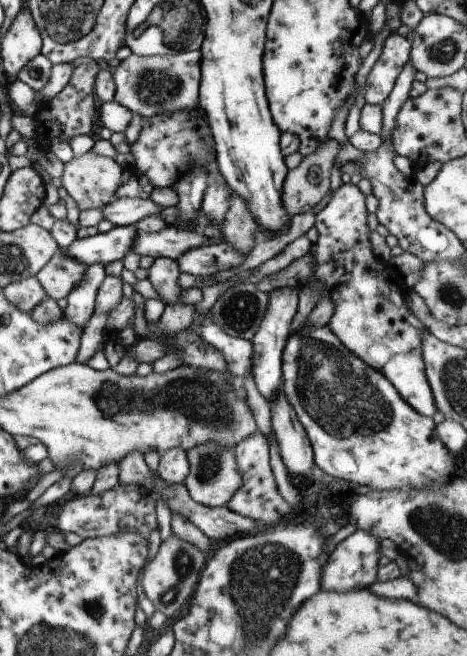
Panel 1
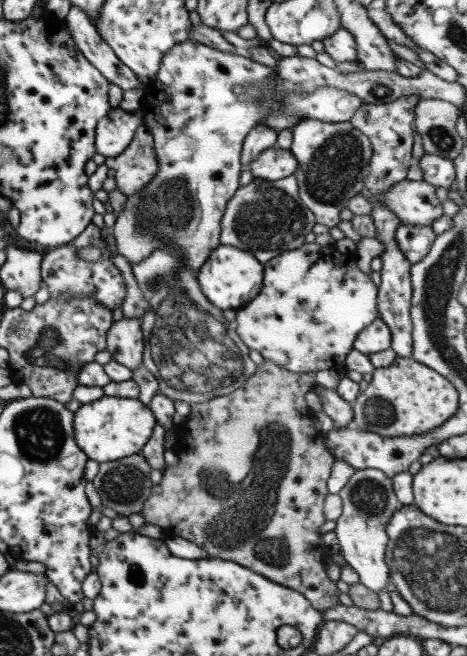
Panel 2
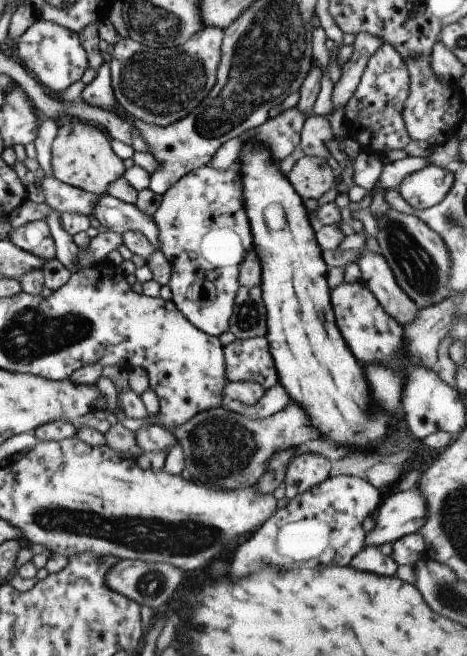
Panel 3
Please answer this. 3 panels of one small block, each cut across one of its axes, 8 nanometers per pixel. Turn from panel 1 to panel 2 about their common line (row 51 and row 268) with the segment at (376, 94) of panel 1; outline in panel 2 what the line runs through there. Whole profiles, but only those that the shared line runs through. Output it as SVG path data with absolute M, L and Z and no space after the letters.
M406 95L402 98L395 98L392 102L379 103L377 106L362 106L356 110L354 116L349 120L354 128L361 130L370 140L373 156L370 162L370 172L364 180L364 188L360 195L368 197L374 205L372 210L372 220L378 231L378 240L385 244L385 251L380 258L382 269L380 270L380 286L378 286L378 312L380 320L391 330L391 348L396 357L412 357L412 319L410 318L411 299L413 296L413 286L411 283L412 263L402 254L394 238L394 233L398 229L401 220L382 202L380 193L384 193L388 187L406 179L406 172L410 164L415 162L412 157L414 135L411 128L414 122L416 105L420 101L420 96Z

